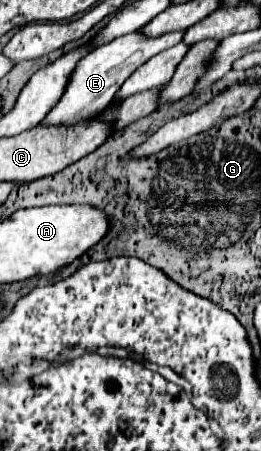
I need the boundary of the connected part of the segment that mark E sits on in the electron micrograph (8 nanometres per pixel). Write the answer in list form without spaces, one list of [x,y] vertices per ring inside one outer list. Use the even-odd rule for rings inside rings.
[[[135,30],[131,34],[123,34],[99,48],[95,48],[87,58],[83,58],[77,68],[71,74],[71,80],[67,84],[67,90],[63,94],[63,98],[59,100],[59,104],[45,116],[43,124],[73,124],[77,120],[89,118],[91,114],[99,114],[103,112],[111,98],[115,98],[119,86],[141,66],[145,64],[151,56],[155,56],[161,50],[167,50],[171,46],[175,46],[177,42],[183,40],[185,30],[179,32],[169,32],[169,34],[161,34],[161,36],[147,36],[141,30]]]

